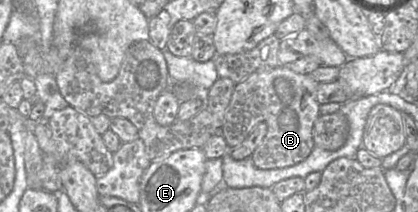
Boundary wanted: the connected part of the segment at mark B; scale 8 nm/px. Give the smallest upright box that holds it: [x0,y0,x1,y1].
[221,66,319,169]

